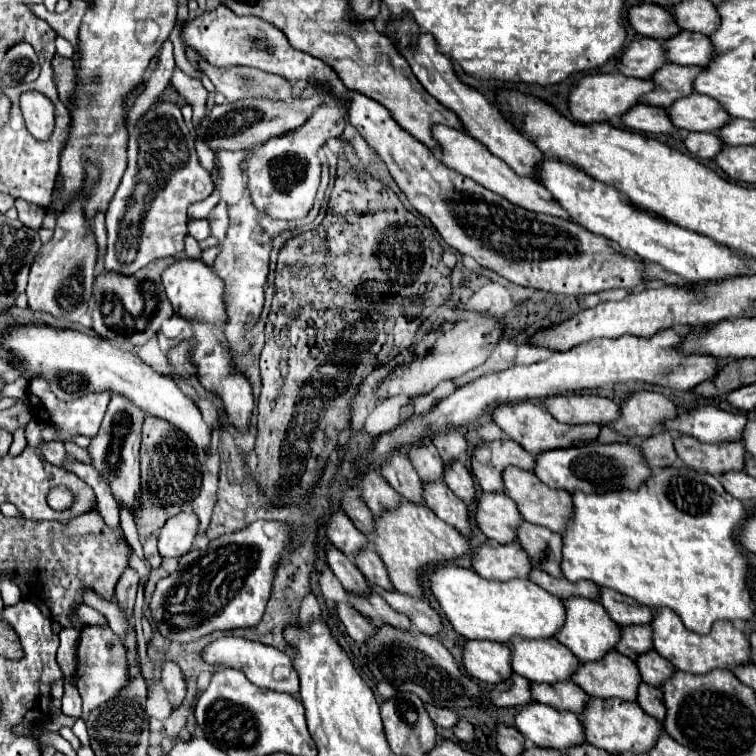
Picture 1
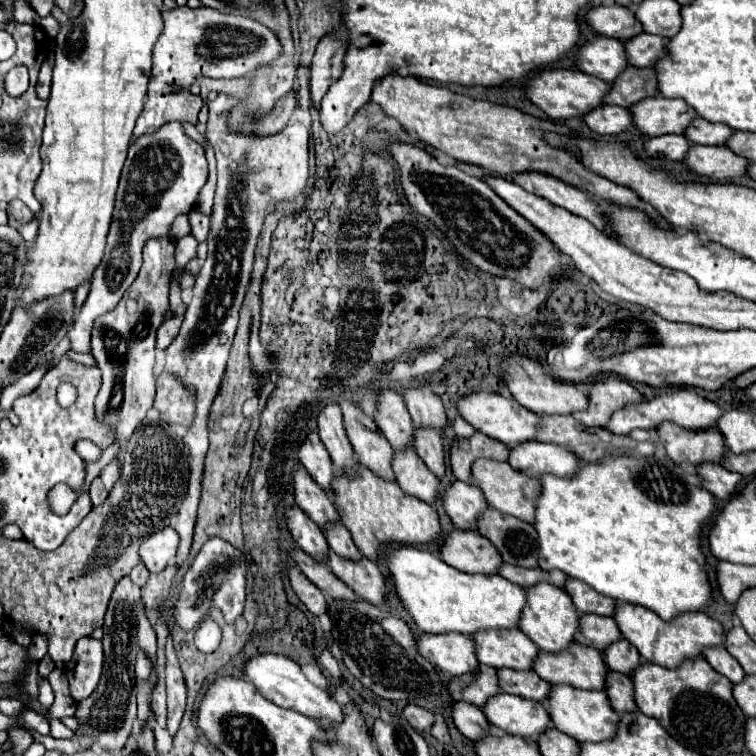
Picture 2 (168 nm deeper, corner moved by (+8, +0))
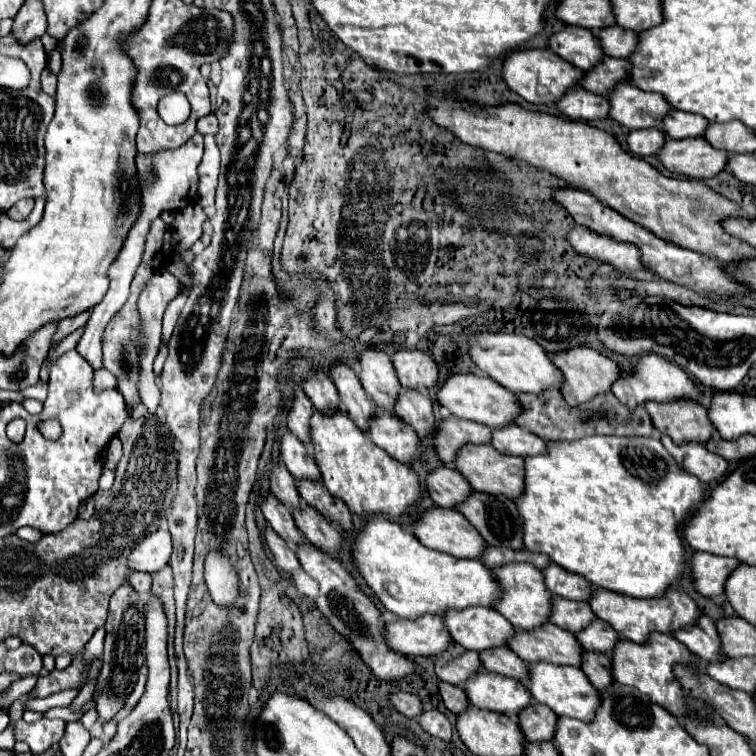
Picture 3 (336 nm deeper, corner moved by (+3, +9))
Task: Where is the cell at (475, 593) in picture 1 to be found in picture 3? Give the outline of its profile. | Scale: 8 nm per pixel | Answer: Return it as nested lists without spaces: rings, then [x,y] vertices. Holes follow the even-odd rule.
[[[383,517],[369,519],[357,531],[351,543],[351,555],[359,575],[381,605],[403,619],[417,619],[417,615],[425,613],[437,615],[449,609],[465,609],[473,605],[491,607],[501,595],[491,571],[479,559],[457,559],[427,549],[411,533]]]

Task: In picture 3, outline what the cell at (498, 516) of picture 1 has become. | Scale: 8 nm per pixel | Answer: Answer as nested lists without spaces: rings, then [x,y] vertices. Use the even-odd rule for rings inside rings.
[[[445,465],[433,469],[427,475],[425,487],[427,487],[429,497],[439,507],[455,507],[471,491],[471,487],[465,483],[465,477],[461,473],[457,473],[455,469],[445,467]]]

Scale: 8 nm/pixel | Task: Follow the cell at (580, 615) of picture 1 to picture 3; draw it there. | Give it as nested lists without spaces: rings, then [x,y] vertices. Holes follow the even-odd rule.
[[[509,563],[503,567],[493,567],[491,575],[497,579],[497,585],[501,587],[501,599],[497,599],[491,607],[499,611],[509,623],[513,623],[515,629],[529,631],[549,619],[551,595],[549,591],[545,591],[545,585],[541,583],[541,571],[533,569],[529,563]]]

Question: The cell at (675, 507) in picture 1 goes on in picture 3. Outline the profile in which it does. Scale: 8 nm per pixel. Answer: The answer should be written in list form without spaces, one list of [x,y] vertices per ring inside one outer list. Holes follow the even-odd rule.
[[[595,435],[595,437],[583,437],[577,441],[545,441],[547,451],[543,455],[533,455],[525,457],[525,485],[523,493],[515,499],[519,517],[523,521],[523,545],[529,551],[541,551],[549,555],[553,563],[563,567],[569,573],[577,573],[585,577],[593,587],[603,587],[615,593],[625,593],[631,597],[661,597],[665,595],[667,587],[677,581],[681,569],[683,569],[683,543],[677,535],[679,525],[685,521],[687,513],[703,501],[703,487],[697,477],[681,471],[677,467],[675,459],[667,453],[667,449],[661,445],[659,439],[655,437],[605,437],[605,435]]]

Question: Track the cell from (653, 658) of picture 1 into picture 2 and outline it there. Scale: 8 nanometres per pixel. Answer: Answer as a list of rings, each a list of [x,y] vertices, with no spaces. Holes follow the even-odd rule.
[[[618,640],[618,642],[610,644],[604,650],[604,660],[612,670],[622,672],[622,674],[632,674],[636,668],[642,666],[640,654],[628,640]]]

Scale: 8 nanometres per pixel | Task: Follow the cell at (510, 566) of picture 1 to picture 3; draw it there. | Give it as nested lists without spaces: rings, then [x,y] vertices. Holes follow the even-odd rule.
[[[431,507],[413,523],[411,533],[429,549],[449,553],[461,559],[479,559],[485,549],[481,535],[469,527],[469,521],[457,509]]]

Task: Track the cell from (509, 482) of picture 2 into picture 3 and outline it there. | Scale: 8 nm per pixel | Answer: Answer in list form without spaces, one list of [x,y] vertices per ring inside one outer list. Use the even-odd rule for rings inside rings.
[[[467,443],[459,449],[457,459],[453,461],[455,469],[469,481],[469,485],[475,491],[485,491],[491,495],[507,495],[509,499],[515,499],[521,493],[523,487],[523,459],[513,455],[503,455],[491,445],[473,445]]]

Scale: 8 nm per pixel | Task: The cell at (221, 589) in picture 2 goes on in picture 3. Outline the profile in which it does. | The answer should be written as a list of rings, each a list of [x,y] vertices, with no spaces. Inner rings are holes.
[[[211,551],[205,561],[205,581],[215,603],[229,607],[239,595],[239,579],[223,551]]]

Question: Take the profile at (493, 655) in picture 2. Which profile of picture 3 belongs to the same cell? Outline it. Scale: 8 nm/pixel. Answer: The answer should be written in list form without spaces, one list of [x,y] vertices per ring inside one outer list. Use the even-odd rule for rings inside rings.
[[[467,607],[461,611],[445,611],[441,615],[443,625],[453,643],[471,651],[485,651],[505,645],[505,639],[513,637],[515,627],[491,607]]]

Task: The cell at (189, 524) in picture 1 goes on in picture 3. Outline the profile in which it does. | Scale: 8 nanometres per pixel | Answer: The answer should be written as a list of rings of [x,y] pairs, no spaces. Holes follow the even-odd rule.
[[[155,531],[147,535],[129,555],[127,565],[131,571],[145,571],[145,573],[155,573],[163,569],[169,563],[171,555],[171,539],[167,531]]]

